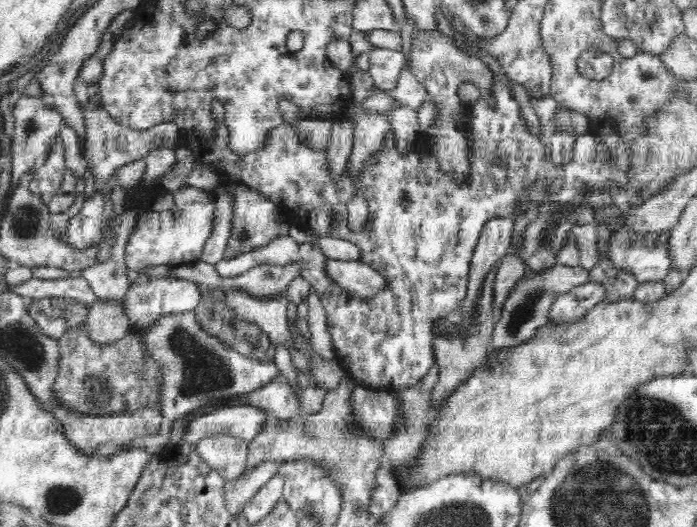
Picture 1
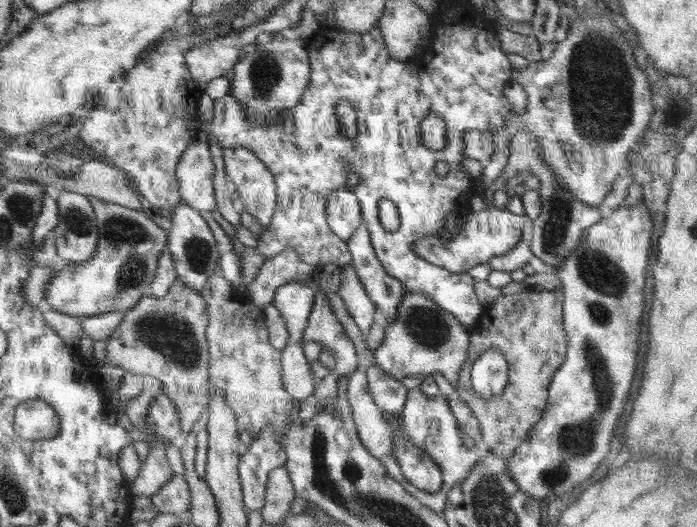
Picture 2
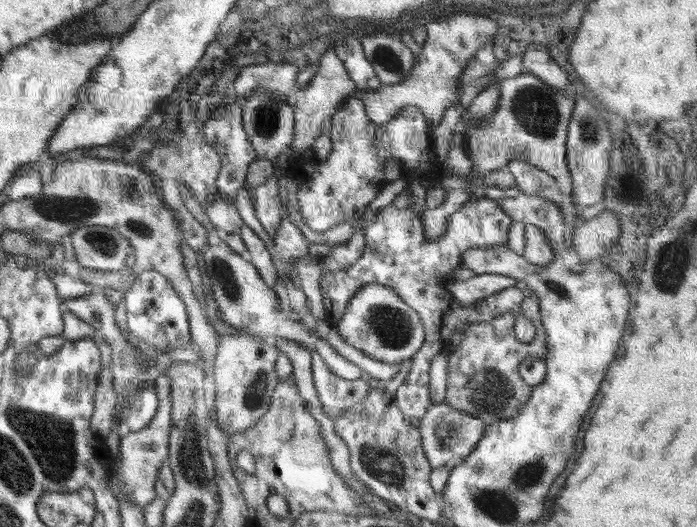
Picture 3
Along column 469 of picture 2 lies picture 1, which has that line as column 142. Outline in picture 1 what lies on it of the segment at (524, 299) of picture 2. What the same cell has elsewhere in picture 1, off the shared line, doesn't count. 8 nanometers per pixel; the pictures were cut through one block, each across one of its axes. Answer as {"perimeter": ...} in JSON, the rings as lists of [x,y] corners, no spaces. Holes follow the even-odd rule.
{"perimeter":[[[82,324],[57,341],[61,360],[53,396],[64,408],[86,416],[112,416],[118,411],[132,414],[142,407],[160,408],[162,373],[146,355],[143,333],[131,331],[108,346],[100,346],[90,340],[88,329]]]}

